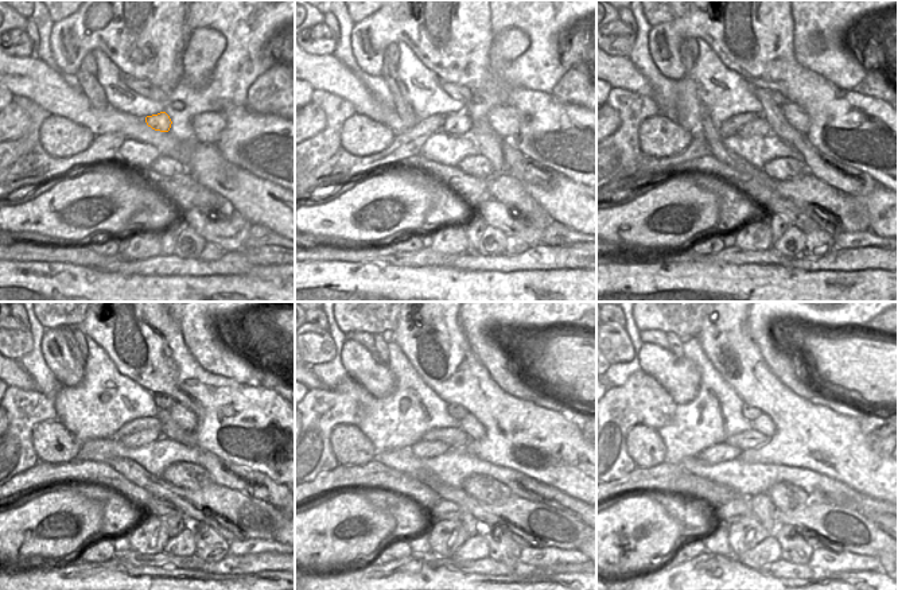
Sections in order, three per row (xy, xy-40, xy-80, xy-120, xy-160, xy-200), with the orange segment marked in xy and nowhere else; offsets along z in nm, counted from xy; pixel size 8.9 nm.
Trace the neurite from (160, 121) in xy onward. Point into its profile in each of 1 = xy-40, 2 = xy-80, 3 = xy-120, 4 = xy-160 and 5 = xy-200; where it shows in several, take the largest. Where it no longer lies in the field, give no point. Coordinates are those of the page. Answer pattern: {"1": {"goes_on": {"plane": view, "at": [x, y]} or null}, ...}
{"1": {"goes_on": {"plane": "xy-40", "at": [459, 124]}}, "2": {"goes_on": {"plane": "xy-80", "at": [760, 127]}}, "3": {"goes_on": {"plane": "xy-120", "at": [144, 437]}}, "4": {"goes_on": {"plane": "xy-160", "at": [430, 442]}}, "5": {"goes_on": {"plane": "xy-200", "at": [724, 451]}}}

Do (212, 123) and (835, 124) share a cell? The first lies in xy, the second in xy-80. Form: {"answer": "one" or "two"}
{"answer": "two"}

